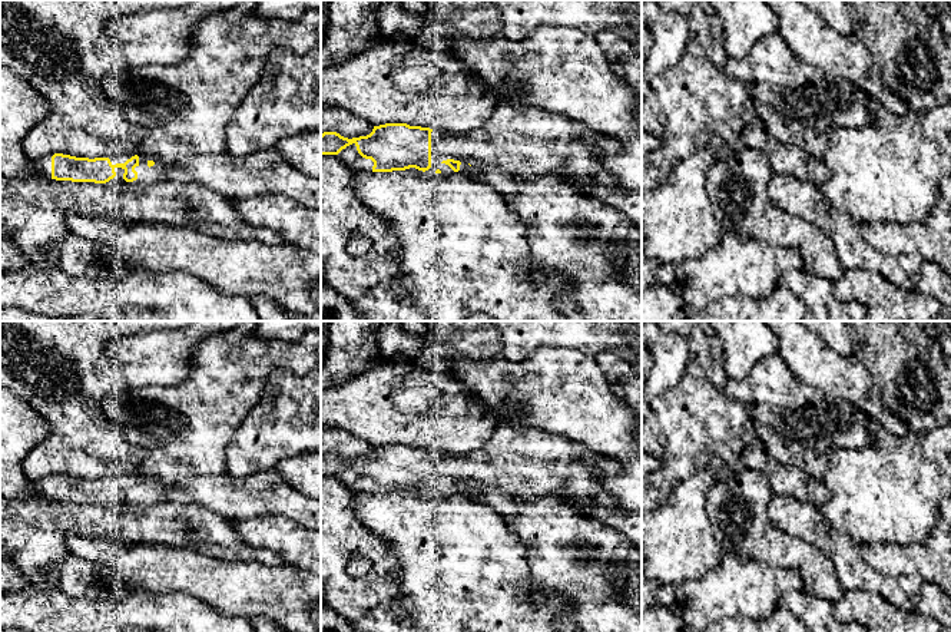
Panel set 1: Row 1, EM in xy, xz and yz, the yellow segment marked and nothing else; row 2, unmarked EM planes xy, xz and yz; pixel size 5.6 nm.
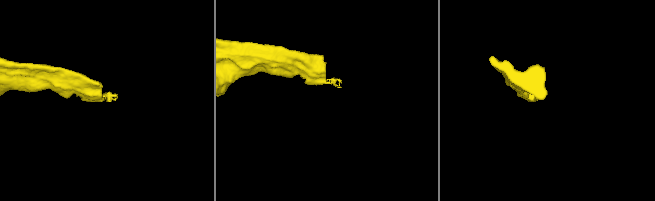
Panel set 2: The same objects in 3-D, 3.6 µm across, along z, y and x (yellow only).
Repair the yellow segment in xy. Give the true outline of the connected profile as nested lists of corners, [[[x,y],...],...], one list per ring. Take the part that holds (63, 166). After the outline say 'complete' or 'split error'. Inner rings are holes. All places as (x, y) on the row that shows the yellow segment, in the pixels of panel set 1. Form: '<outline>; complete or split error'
[[[276,149],[248,156],[229,152],[189,155],[166,162],[156,155],[110,155],[76,158],[63,153],[30,159],[37,176],[72,181],[79,185],[109,183],[146,188],[158,182],[196,182],[233,201],[254,196],[282,195],[321,211],[321,179],[302,173]]]; split error

